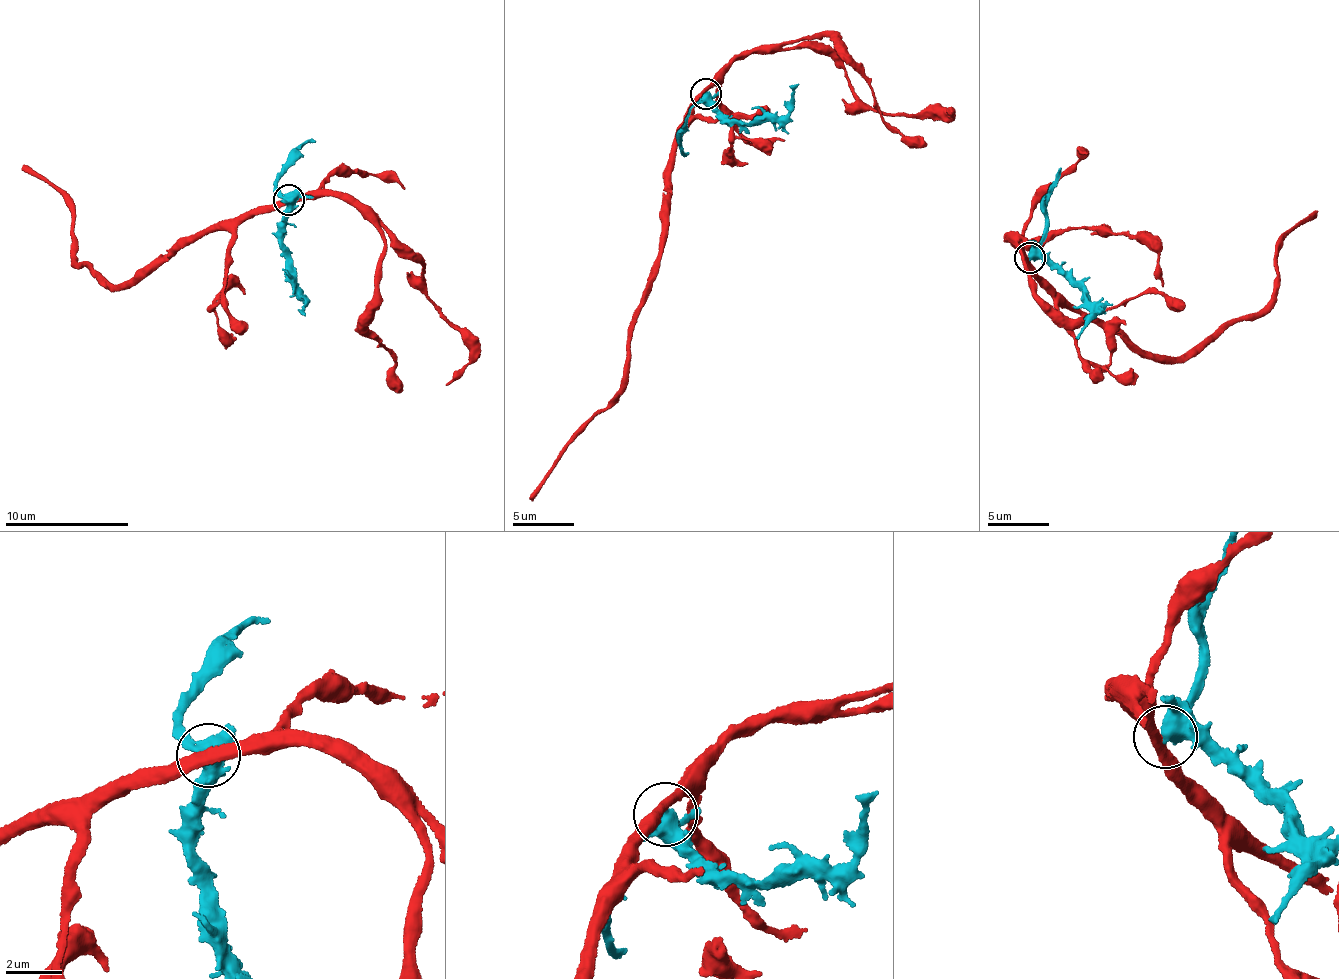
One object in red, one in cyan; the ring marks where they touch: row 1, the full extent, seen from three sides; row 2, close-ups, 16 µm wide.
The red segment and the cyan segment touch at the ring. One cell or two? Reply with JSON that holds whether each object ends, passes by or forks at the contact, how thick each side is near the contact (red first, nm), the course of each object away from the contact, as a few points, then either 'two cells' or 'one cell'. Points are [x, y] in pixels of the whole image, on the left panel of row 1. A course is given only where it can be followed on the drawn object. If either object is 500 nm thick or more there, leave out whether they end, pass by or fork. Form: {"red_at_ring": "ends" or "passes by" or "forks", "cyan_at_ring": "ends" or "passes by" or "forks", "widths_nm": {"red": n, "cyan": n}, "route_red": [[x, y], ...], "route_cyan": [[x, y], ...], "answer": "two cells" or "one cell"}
{"red_at_ring": "passes by", "cyan_at_ring": "forks", "widths_nm": {"red": 360, "cyan": 480}, "route_red": [[289, 199], [211, 228], [162, 262], [140, 270], [115, 290], [77, 262], [73, 199], [22, 164]], "route_cyan": [[287, 201], [282, 213], [284, 256], [289, 279], [300, 298], [301, 314]], "answer": "two cells"}

